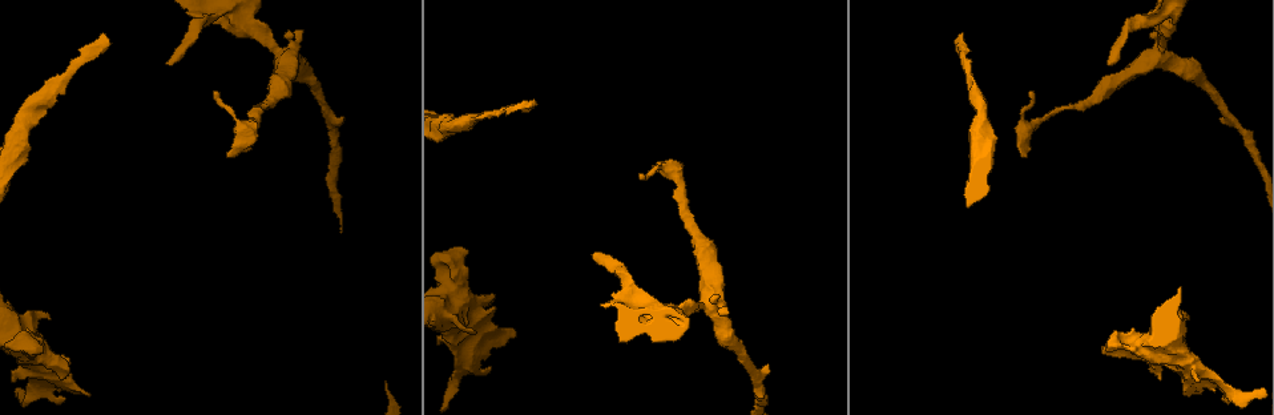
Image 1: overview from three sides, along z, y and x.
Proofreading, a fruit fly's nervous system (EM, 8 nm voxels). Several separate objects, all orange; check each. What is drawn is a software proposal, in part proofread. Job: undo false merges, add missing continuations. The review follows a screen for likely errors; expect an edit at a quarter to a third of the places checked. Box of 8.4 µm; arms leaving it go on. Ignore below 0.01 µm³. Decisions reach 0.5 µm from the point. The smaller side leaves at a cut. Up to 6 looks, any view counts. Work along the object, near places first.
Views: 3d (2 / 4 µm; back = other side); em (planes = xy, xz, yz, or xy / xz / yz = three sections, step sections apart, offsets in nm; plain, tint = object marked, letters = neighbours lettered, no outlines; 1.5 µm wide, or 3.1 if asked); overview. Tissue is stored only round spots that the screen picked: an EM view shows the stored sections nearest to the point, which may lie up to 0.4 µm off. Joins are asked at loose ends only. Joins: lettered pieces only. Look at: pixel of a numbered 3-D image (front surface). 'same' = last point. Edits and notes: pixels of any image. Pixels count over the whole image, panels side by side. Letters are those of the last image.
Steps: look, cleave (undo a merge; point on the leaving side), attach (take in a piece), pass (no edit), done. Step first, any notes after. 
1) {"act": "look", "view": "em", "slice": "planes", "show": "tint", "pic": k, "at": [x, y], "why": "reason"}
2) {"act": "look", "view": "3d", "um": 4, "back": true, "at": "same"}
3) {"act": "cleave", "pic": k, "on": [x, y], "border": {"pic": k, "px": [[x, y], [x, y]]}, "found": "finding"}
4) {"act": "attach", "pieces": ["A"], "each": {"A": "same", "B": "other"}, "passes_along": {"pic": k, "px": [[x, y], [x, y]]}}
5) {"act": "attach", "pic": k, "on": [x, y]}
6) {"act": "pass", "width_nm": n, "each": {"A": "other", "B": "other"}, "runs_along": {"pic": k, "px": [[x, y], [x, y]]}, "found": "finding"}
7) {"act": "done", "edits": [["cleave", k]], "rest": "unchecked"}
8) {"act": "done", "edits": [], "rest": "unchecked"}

{"act": "look", "view": "em", "slice": "planes", "show": "letters", "pic": 1, "at": [530, 105], "why": "long arm stops here"}

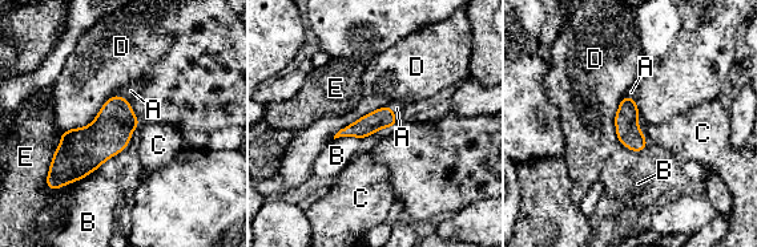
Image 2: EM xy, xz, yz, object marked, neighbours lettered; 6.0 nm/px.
{"act": "attach", "pieces": ["A"], "width_nm": 120, "longest_contact_nm": ["D", 400], "each": {"A": "same", "B": "other", "C": "other", "D": "other", "E": "other"}, "found": "it goes on there"}

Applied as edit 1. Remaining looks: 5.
{"act": "look", "view": "3d", "um": 2, "pic": 1, "at": [166, 61], "why": "tapers out"}

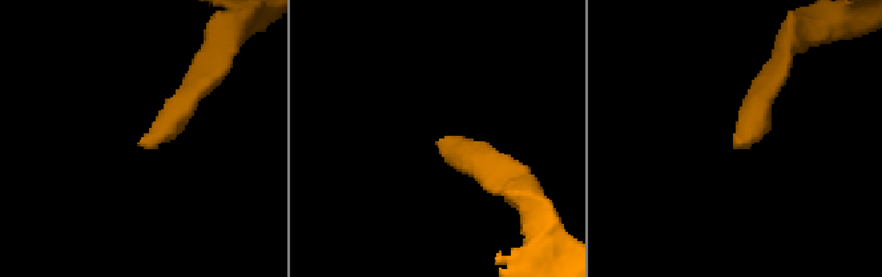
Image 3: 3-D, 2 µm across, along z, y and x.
{"act": "look", "view": "em", "slice": "planes", "show": "letters", "pic": 3, "at": [437, 141], "why": "need the tissue"}

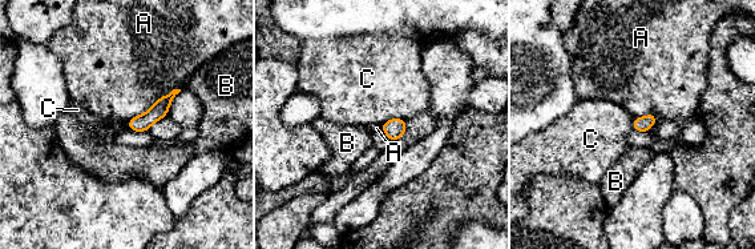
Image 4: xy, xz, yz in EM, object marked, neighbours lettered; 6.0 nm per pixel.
{"act": "pass", "width_nm": 100, "each": {"A": "other", "B": "other", "C": "other"}, "border": {"pic": 4, "px": [[406, 119], [388, 119], [380, 125]]}, "found": "no lettered piece goes on from it"}

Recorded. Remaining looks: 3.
{"act": "look", "view": "3d", "um": 4, "pic": 1, "at": [1025, 157], "why": "branch stops here"}

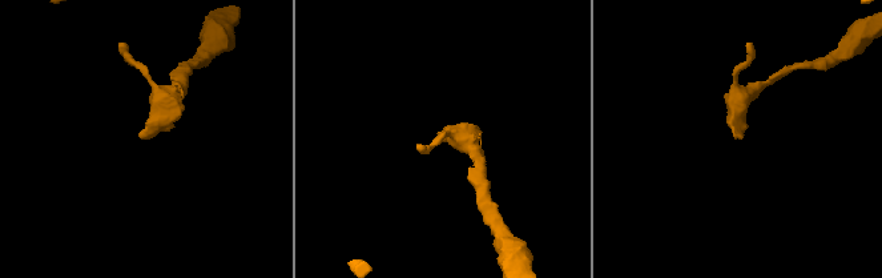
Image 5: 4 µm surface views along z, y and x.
{"act": "look", "view": "em", "slice": "planes", "show": "plain", "pic": 5, "at": [141, 137]}

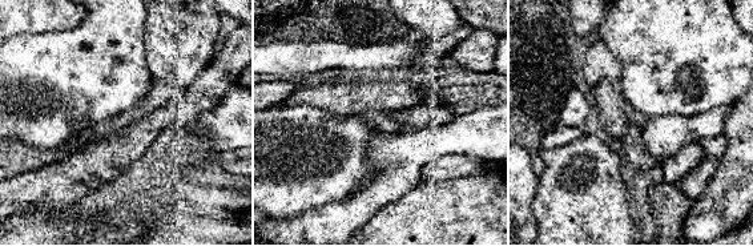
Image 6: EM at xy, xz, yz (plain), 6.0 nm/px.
{"act": "look", "view": "em", "slice": "planes", "show": "letters", "at": "same"}

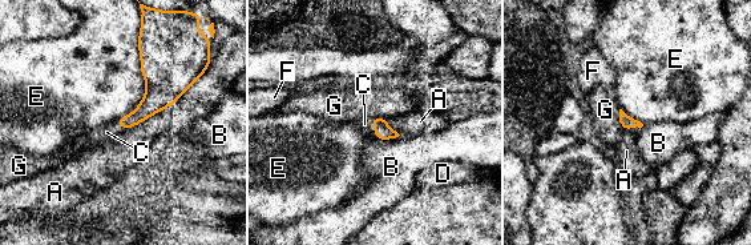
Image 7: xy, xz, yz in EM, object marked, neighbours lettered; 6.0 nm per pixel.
{"act": "attach", "pieces": ["C"], "each": {"A": "other", "B": "other", "C": "same", "D": "other", "E": "other", "F": "other", "G": "other"}, "passes_along": {"pic": 7, "px": [[382, 131], [374, 125], [364, 124]]}, "found": "the neuron continues"}

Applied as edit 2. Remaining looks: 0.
{"act": "done", "edits": [["attach", 2], ["attach", 7]], "rest": "unchecked"}

